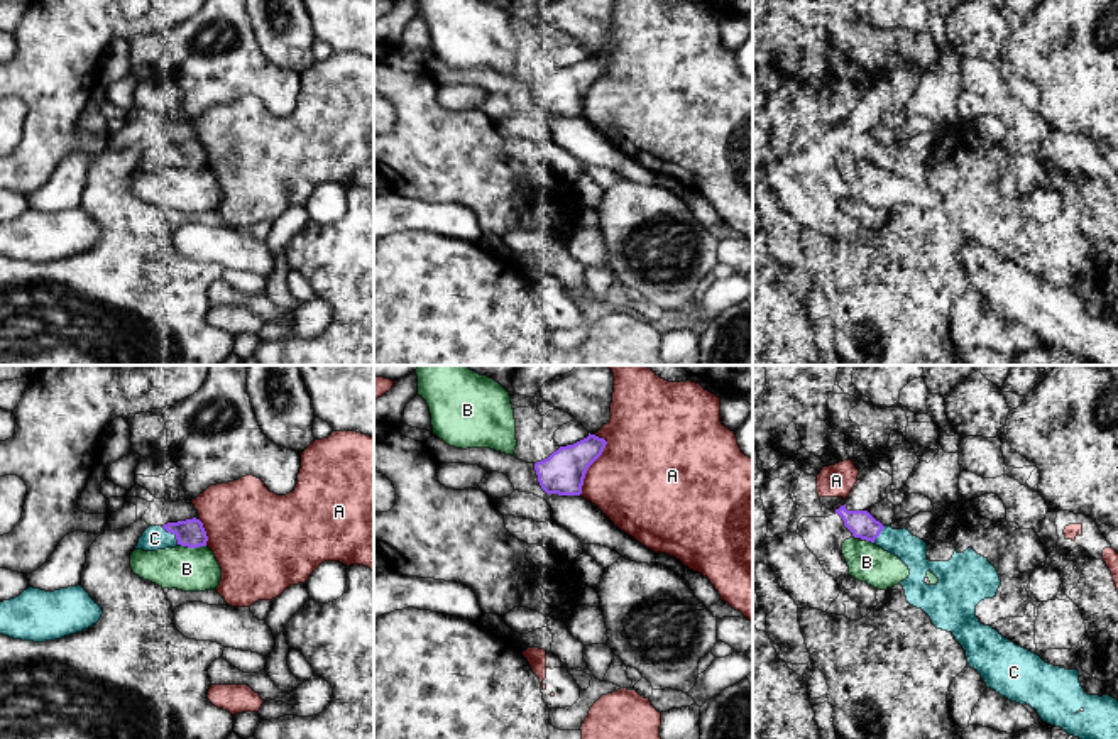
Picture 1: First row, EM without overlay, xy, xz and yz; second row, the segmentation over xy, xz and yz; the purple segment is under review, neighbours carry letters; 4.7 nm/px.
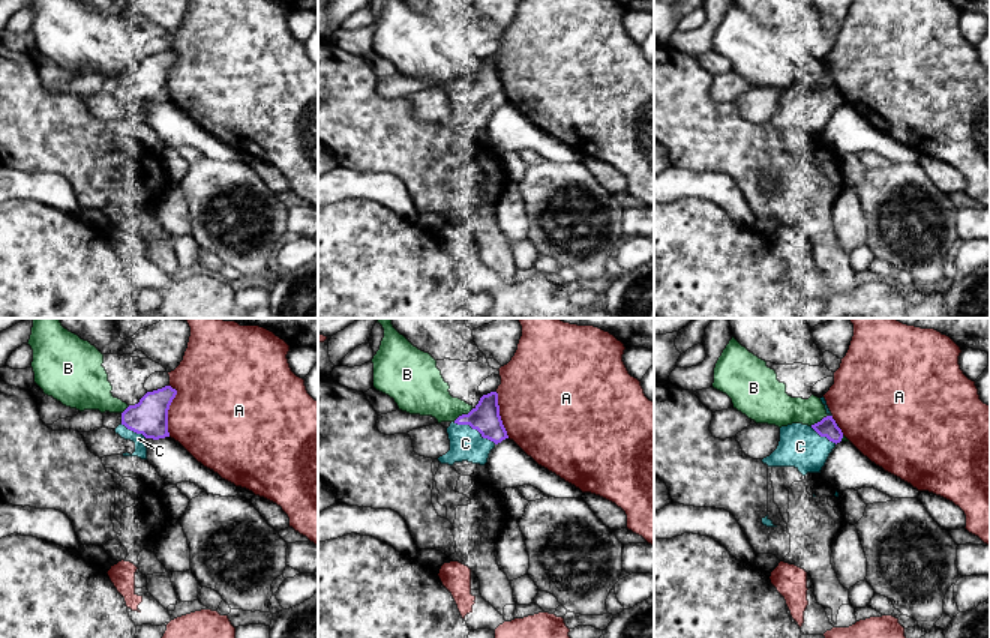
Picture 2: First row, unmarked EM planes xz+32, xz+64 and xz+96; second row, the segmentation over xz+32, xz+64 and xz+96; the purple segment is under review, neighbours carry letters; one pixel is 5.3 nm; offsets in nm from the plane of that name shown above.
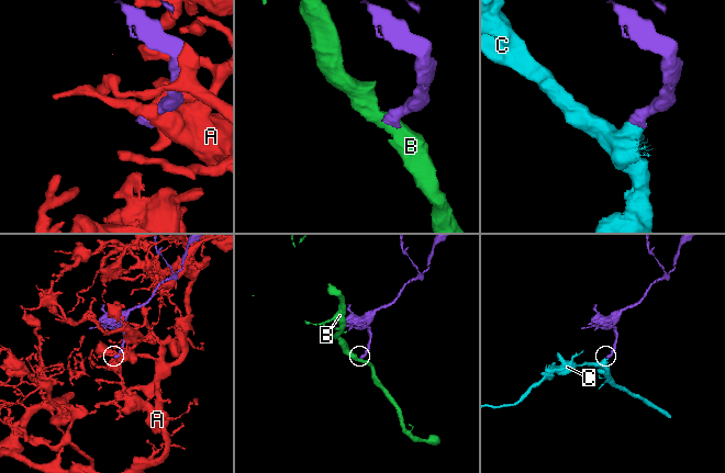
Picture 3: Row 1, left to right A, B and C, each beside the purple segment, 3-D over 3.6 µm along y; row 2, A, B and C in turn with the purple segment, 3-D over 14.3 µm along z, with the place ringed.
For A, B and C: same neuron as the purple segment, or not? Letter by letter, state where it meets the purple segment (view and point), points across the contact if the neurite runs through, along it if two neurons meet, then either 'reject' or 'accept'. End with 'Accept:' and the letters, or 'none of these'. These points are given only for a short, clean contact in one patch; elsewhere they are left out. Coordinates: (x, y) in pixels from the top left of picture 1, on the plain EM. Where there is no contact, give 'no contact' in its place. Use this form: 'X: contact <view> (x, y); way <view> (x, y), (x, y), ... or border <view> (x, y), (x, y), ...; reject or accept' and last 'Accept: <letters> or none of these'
A: contact xz (594, 82); reject
B: contact xy (193, 168); reject
C: contact xy (173, 154); accept
Accept: C

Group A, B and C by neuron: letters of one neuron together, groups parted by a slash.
A / B / C

